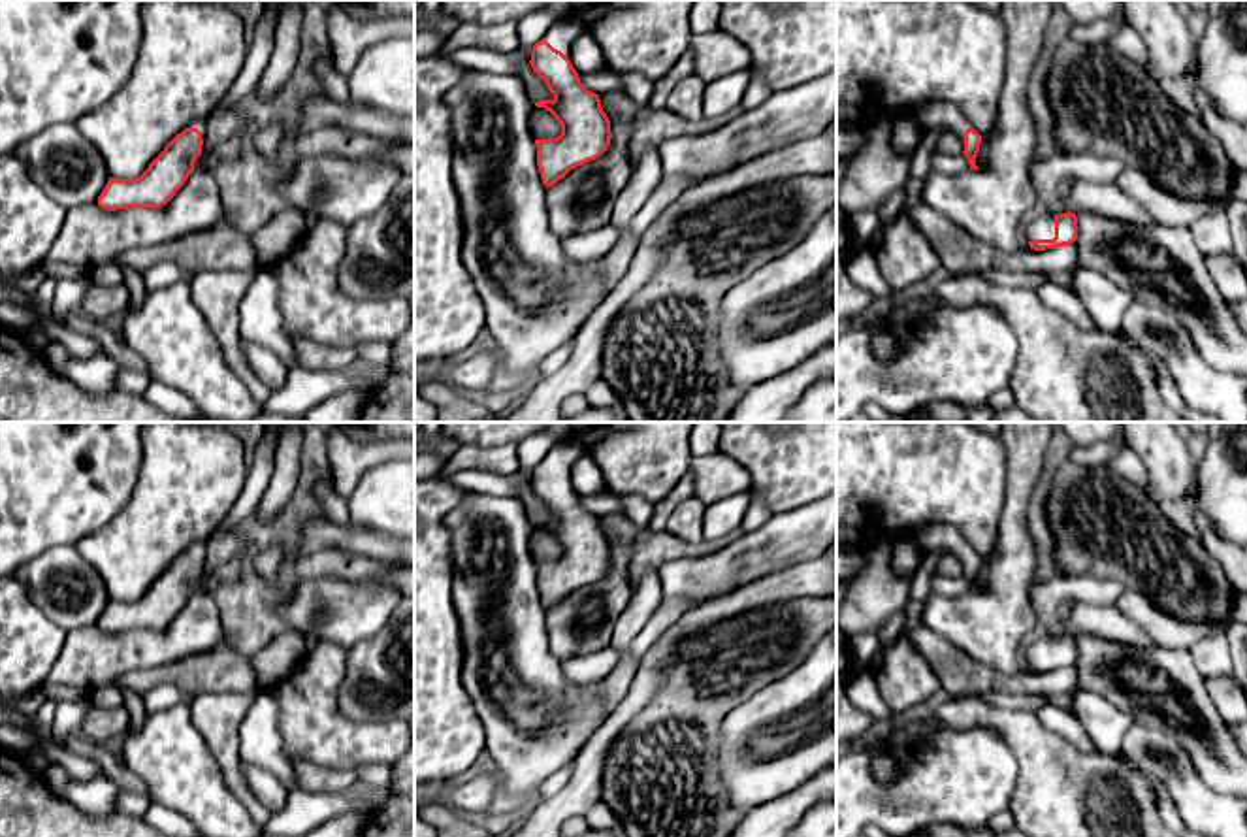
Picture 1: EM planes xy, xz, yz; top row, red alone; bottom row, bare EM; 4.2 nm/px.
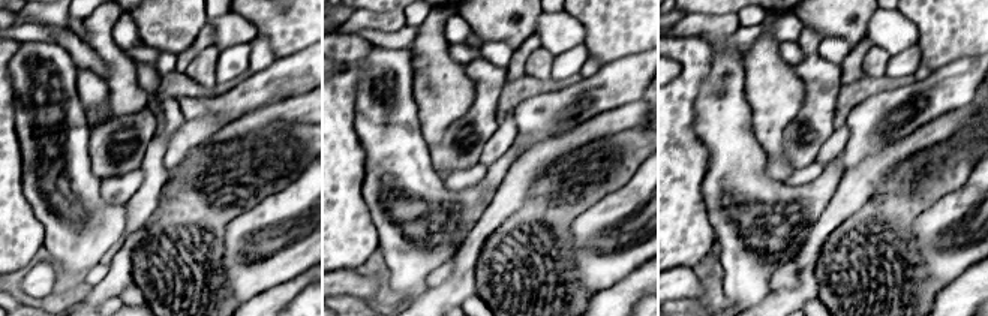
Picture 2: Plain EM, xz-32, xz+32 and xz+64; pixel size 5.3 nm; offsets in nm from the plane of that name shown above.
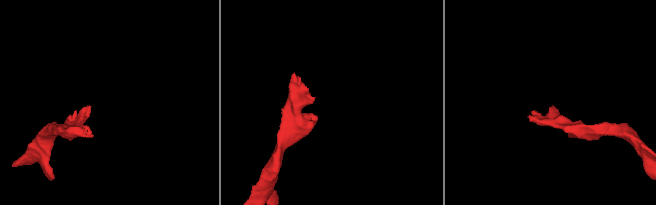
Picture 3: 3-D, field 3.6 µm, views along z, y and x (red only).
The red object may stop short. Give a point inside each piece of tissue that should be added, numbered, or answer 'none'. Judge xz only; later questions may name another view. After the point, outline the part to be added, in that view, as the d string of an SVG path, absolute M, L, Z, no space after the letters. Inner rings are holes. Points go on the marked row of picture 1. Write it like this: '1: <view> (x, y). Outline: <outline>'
1: xz (564, 32). Outline: M561 17L544 34L544 40L571 60L571 49L584 32L588 32L588 25L580 17Z

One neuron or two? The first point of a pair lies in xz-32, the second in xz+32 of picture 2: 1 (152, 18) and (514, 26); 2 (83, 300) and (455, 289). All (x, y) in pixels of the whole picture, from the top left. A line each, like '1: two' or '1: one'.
1: one
2: one

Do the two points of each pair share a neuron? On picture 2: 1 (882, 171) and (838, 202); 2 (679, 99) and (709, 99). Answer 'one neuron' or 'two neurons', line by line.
1: one neuron
2: two neurons

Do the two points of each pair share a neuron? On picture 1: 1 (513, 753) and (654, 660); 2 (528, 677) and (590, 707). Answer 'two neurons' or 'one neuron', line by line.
1: two neurons
2: one neuron

